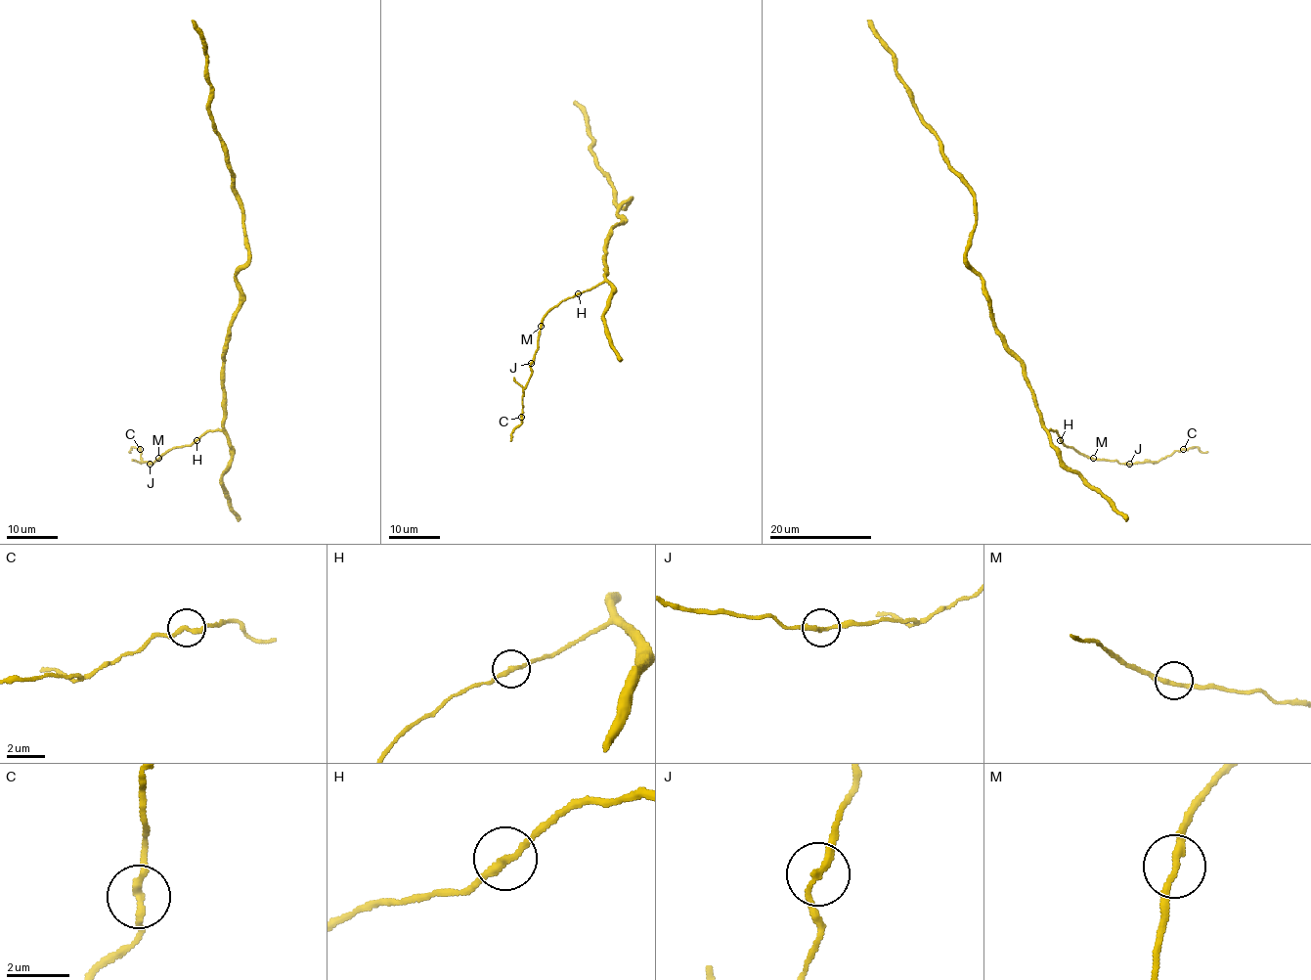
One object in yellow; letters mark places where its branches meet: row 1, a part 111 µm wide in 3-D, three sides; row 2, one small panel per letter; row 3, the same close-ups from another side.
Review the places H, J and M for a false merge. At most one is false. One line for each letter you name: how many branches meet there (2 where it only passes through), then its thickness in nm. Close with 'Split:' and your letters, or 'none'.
Split: none

